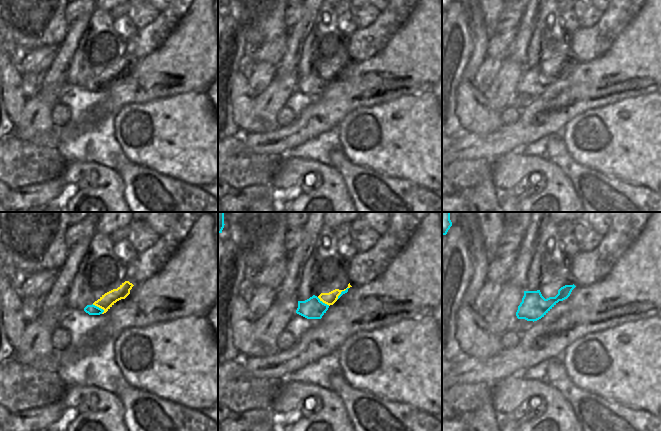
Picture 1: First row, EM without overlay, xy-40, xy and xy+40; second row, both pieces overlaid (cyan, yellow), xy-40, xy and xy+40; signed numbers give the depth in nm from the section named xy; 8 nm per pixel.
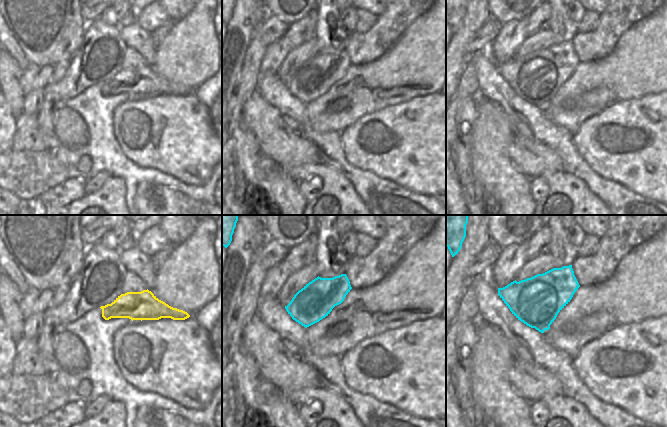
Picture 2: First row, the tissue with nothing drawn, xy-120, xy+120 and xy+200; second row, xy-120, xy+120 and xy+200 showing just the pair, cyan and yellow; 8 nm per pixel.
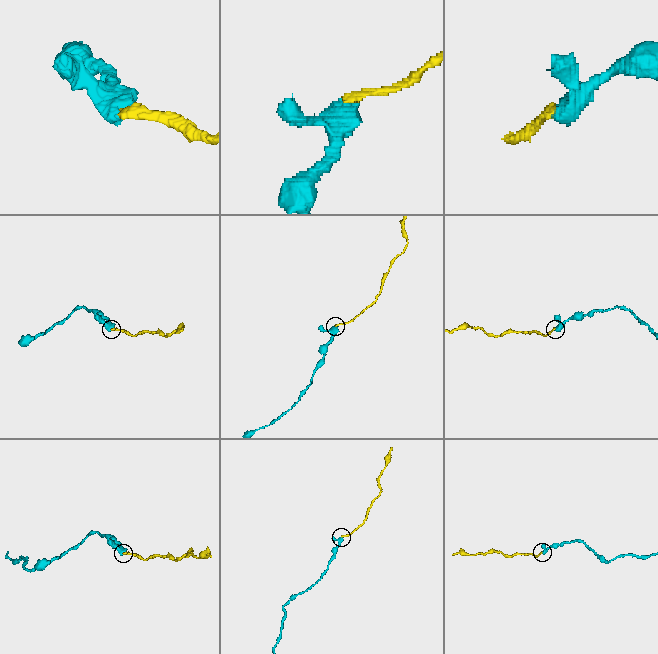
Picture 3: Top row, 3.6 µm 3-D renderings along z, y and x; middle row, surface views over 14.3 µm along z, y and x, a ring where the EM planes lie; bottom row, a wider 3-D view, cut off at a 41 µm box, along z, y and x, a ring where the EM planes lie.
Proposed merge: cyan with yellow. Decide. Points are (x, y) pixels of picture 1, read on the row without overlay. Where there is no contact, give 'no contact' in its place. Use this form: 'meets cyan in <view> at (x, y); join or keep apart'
meets cyan in xy-40 at (98, 83); join

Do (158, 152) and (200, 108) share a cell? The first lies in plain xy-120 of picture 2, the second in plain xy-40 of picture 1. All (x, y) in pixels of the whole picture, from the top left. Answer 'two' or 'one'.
one

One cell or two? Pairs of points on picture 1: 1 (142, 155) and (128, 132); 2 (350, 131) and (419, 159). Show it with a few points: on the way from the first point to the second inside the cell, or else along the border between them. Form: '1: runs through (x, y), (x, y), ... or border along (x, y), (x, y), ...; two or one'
1: runs through (142, 149), (142, 146), (134, 138); one
2: runs through (367, 134), (370, 136), (398, 138), (402, 142); one

